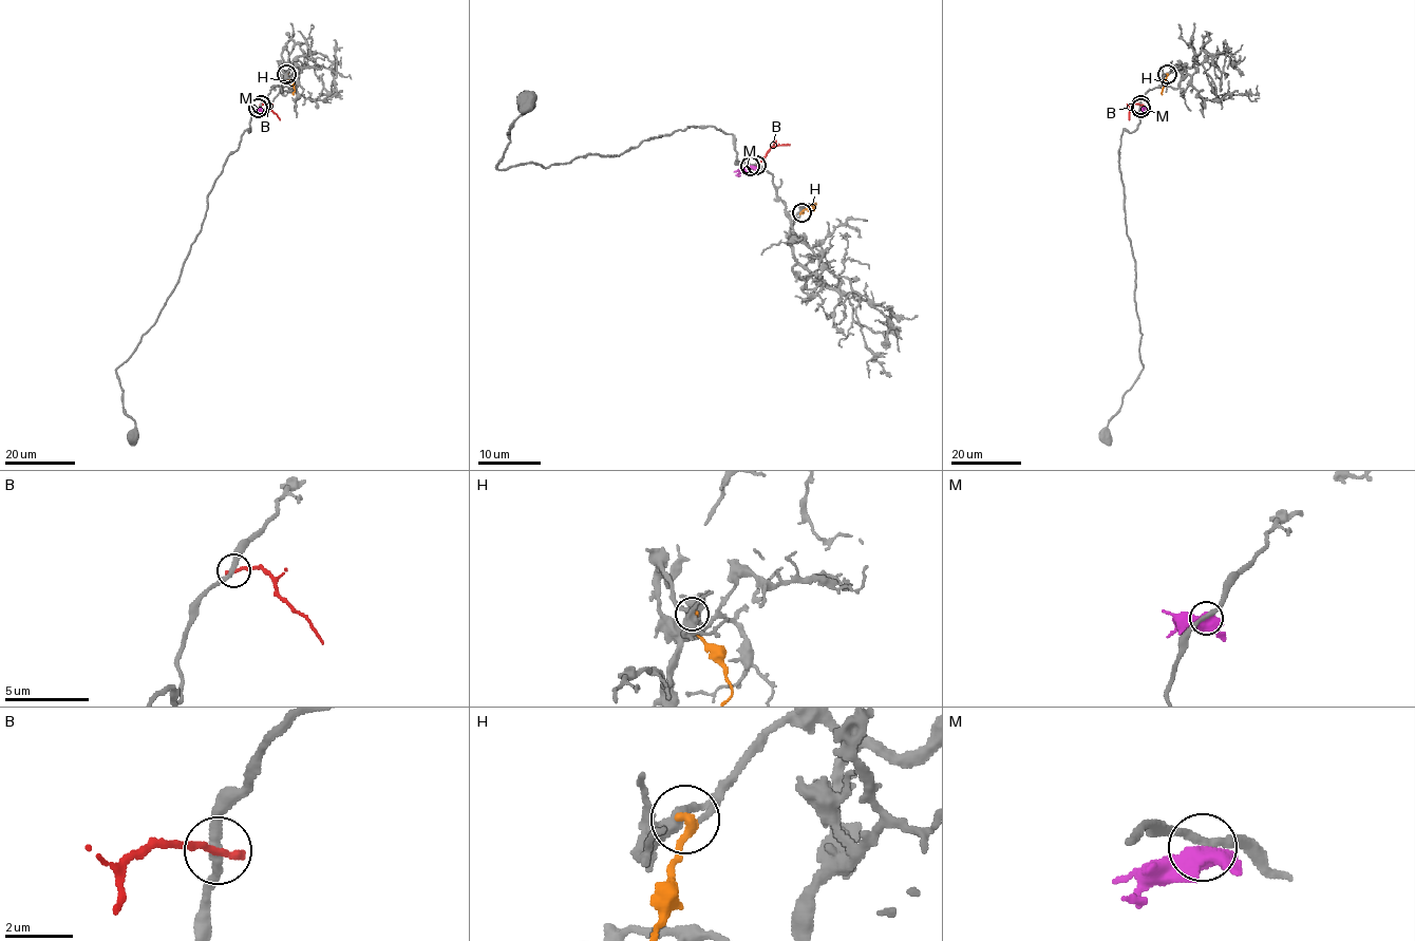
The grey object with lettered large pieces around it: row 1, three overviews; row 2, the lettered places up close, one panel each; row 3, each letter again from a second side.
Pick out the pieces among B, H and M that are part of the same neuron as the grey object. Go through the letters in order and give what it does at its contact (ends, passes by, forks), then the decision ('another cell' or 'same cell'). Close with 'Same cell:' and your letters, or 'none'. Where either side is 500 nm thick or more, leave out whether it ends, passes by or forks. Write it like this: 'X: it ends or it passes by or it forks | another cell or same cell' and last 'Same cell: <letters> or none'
B: it ends | another cell
H: it ends | same cell
M: another cell
Same cell: H

